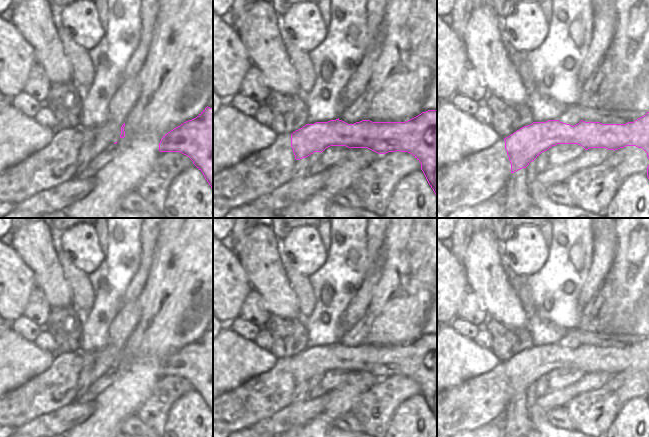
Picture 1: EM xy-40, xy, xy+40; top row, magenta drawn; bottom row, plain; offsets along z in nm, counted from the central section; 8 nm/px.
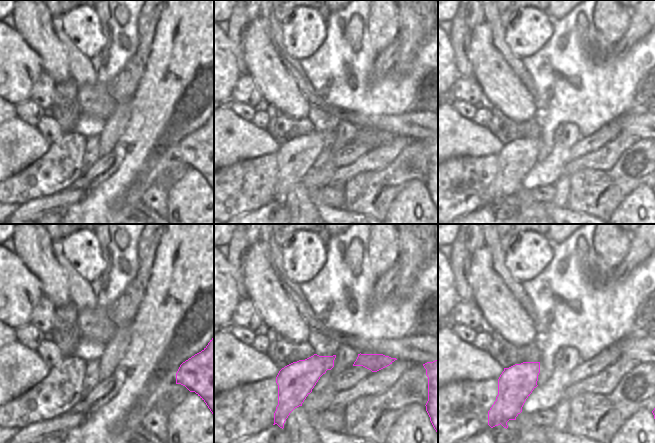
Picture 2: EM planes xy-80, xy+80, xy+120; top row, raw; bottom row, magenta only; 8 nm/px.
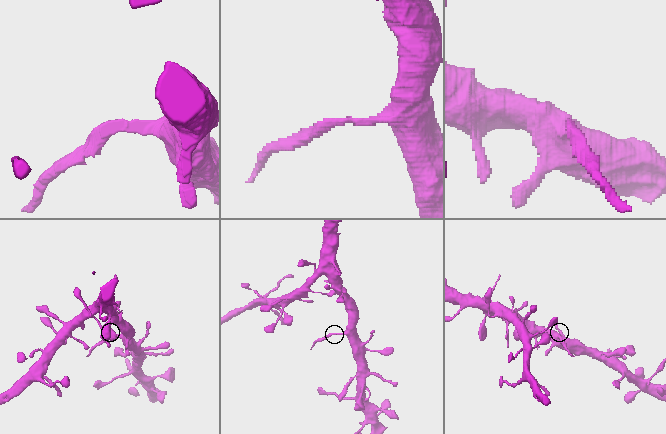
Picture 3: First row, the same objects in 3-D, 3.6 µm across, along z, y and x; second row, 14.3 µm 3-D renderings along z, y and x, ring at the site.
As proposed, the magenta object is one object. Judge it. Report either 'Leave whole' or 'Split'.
Split.

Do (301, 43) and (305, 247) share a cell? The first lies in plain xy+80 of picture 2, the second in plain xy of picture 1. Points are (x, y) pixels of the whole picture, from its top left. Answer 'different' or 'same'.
same

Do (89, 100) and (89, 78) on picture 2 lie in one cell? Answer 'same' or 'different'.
different

